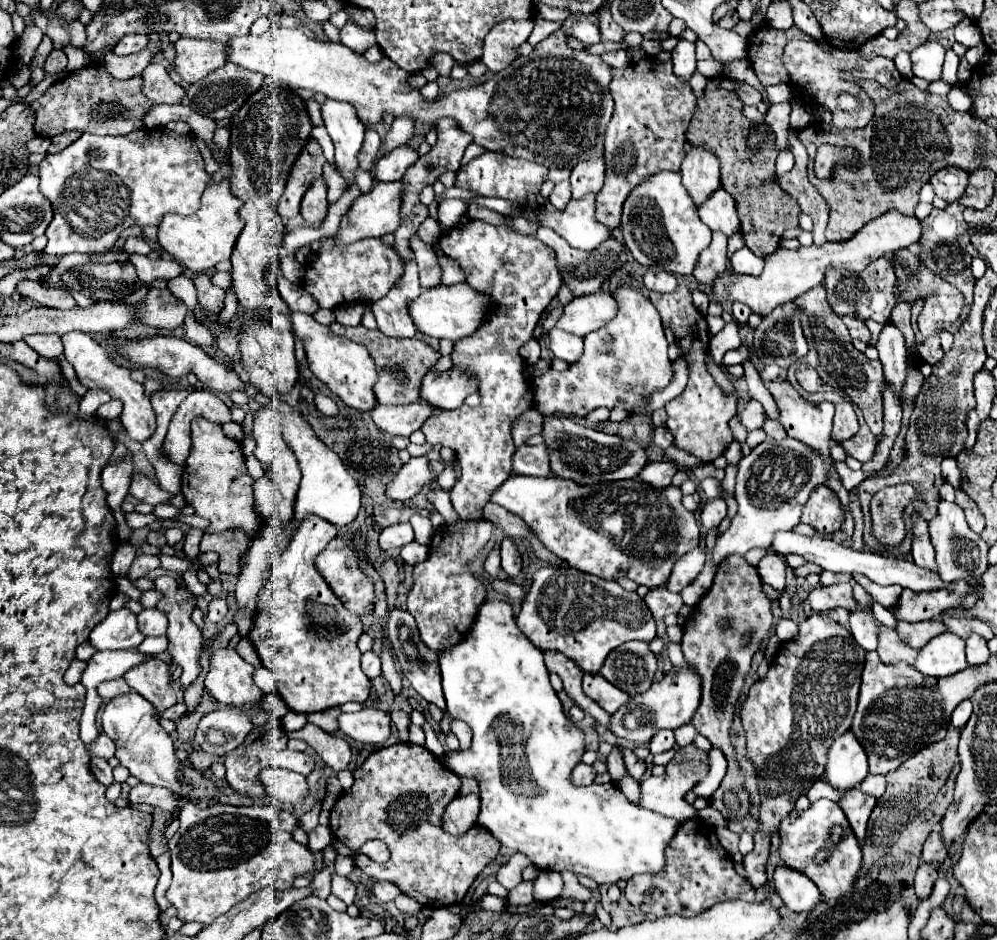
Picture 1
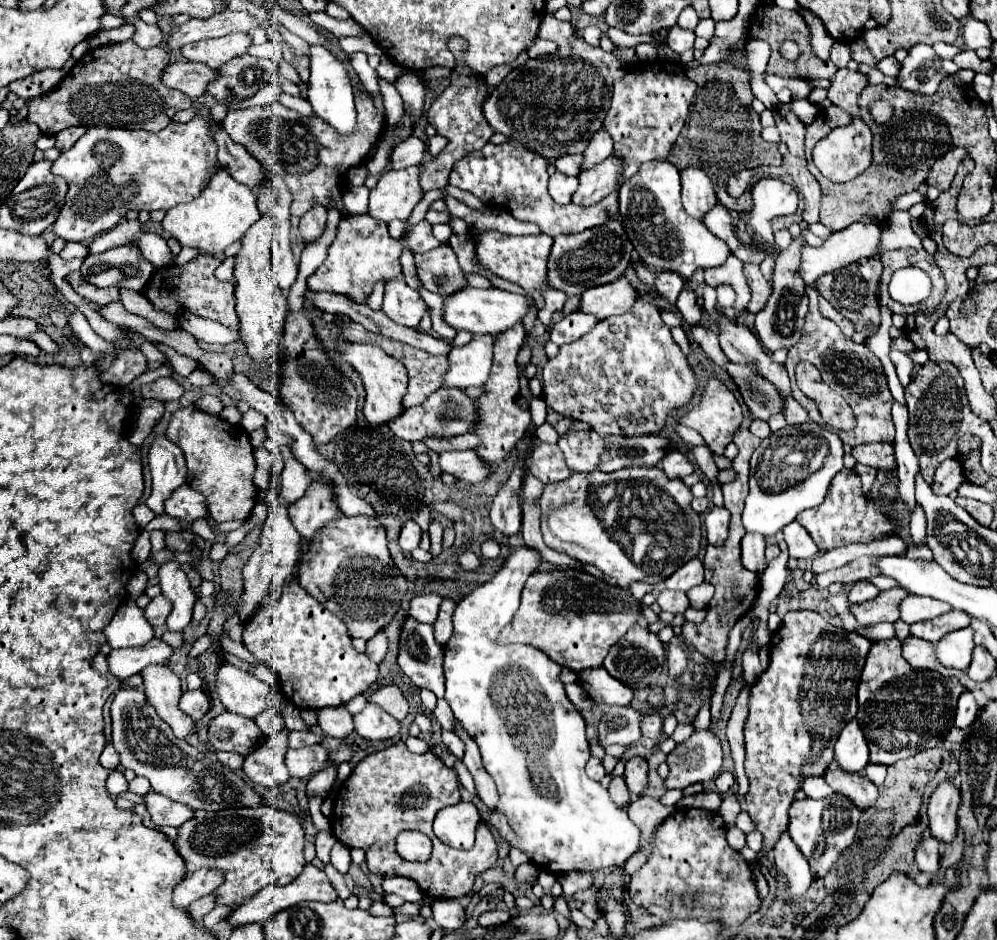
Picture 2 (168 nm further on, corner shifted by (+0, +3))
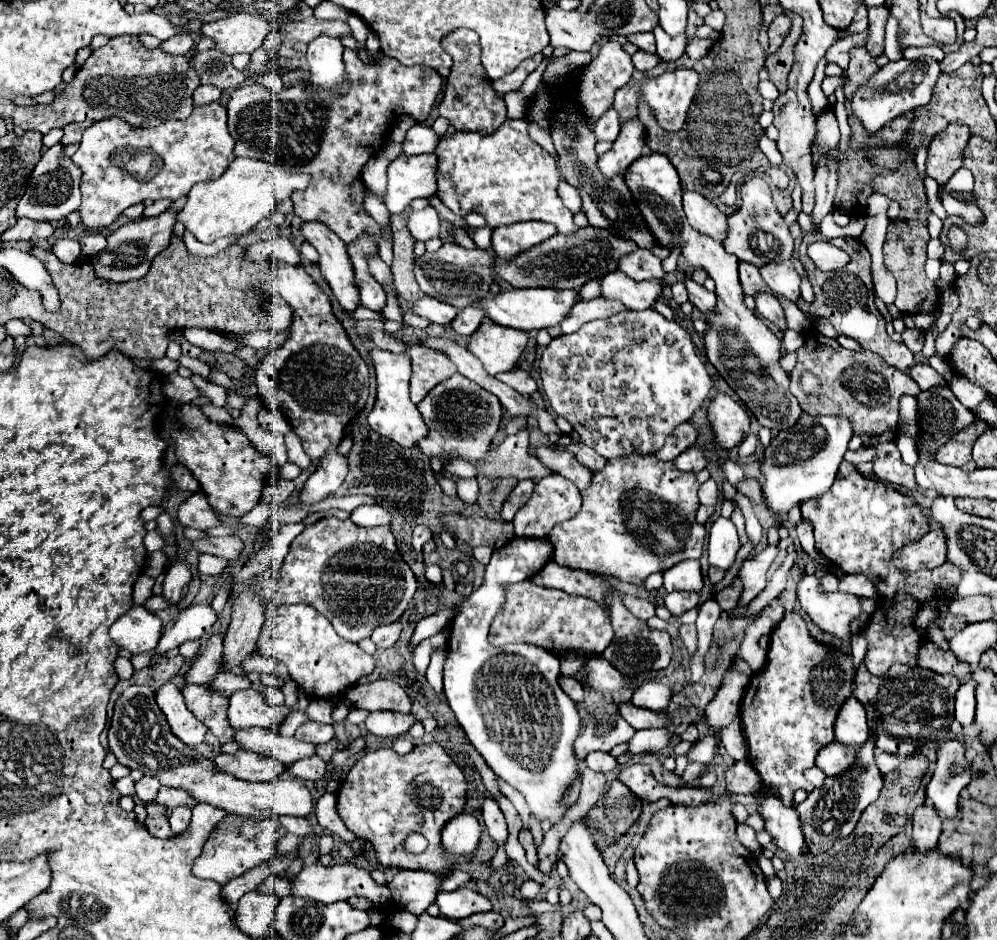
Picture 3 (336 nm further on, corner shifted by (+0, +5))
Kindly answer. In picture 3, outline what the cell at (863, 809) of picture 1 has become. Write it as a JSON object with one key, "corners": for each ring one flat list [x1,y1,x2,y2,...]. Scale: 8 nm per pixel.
{"corners":[[831,742,829,746,825,746,819,756,817,756,817,768,821,768,827,776,835,778,845,774,847,770,851,770,855,766,855,748,843,746,839,742]]}

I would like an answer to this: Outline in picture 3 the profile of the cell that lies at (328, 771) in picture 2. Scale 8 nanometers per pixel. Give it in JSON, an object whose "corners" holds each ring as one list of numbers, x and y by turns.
{"corners":[[333,738,331,741,317,746,319,748,319,756,325,760,325,762,331,762,331,759,335,752,338,750,337,738]]}

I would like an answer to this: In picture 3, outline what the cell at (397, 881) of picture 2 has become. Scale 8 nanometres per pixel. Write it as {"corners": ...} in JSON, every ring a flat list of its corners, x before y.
{"corners":[[399,870,389,884,389,890,391,890,395,902,403,910,419,916,427,910,429,904,435,902,439,882,441,880,433,872]]}

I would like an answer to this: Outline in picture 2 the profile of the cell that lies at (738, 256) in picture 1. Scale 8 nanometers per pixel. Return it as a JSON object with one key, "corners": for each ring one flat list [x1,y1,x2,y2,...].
{"corners":[[745,264,745,276,747,276,749,288,751,288,751,302,749,302,747,310,757,314,759,310,763,310,767,306,767,300,769,300,773,288,771,288,771,282,761,274,759,266,755,266,755,264]]}

